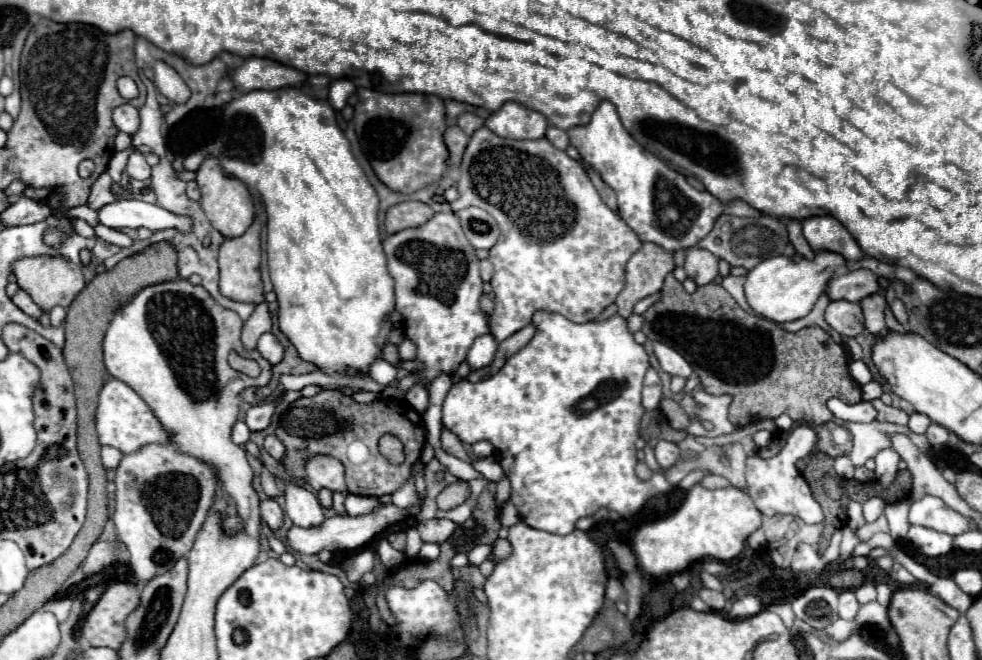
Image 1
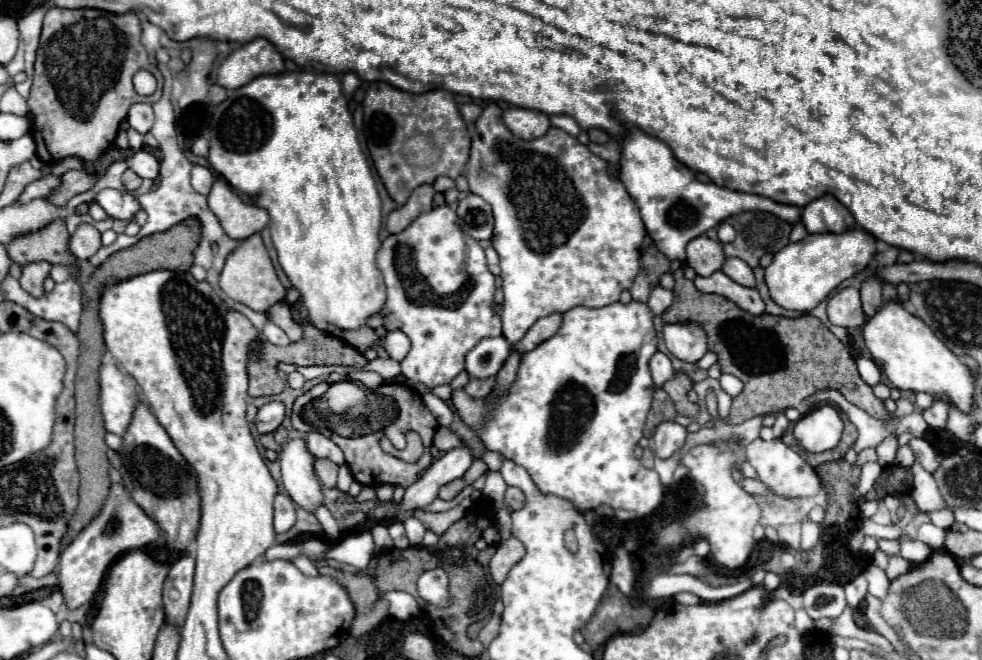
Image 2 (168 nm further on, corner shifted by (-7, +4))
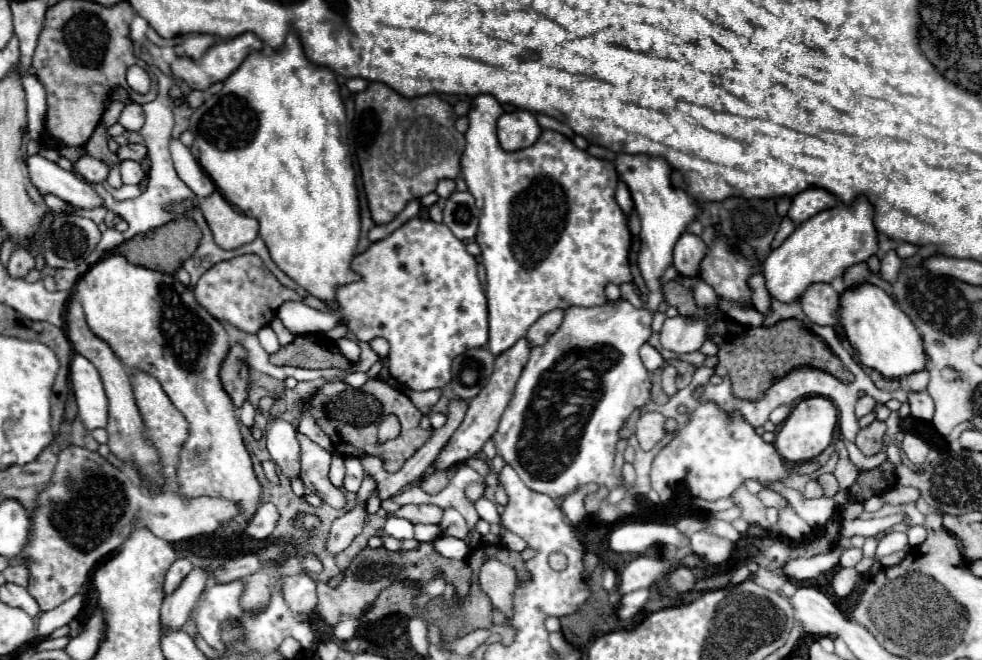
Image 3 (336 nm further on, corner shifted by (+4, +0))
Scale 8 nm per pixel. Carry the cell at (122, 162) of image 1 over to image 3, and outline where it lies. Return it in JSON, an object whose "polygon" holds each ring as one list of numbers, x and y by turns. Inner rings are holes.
{"polygon":[[129,102,129,104,125,106,125,110,121,112,121,116,119,116,119,124,121,124,125,130,129,130,129,132,139,132,141,126,143,126,143,122,145,122,143,110,141,110,141,106,135,104,135,102]]}

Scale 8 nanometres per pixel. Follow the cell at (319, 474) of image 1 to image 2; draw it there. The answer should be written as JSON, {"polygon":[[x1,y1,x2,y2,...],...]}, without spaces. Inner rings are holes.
{"polygon":[[308,432,306,434,306,442,310,446,310,452,316,456,316,458,330,458,334,460,336,464,344,464,344,454,342,450,330,440,326,438,324,434,320,432]]}

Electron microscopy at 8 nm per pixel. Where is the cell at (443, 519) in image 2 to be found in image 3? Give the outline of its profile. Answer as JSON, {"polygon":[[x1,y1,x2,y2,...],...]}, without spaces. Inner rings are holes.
{"polygon":[[401,506,395,516,407,518,413,524,441,524,443,512,439,506]]}

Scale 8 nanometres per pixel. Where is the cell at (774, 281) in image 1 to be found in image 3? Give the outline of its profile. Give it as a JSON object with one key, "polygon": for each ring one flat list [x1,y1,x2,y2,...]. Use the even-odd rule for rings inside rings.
{"polygon":[[857,198,851,206,837,204,831,210,823,210,799,224,795,232,773,250,763,262,765,286,771,298,791,304,799,300,799,294,813,282,833,282,843,276,853,264,865,262,877,252,877,230,873,226,873,208,867,198]]}

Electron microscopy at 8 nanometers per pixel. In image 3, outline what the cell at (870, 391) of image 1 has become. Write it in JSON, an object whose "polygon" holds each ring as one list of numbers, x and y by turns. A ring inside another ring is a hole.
{"polygon":[[863,396,863,398,859,398,859,400,857,400,857,406,855,406,857,416,861,418,861,416,869,414,869,412,875,408,875,404,877,404,877,400,871,398,871,396]]}

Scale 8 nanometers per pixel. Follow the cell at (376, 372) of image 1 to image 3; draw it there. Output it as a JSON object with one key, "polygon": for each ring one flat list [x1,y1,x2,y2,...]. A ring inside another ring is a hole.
{"polygon":[[341,338,341,340,337,340,337,346,339,346,339,350,343,352,343,356,345,356,349,362,357,362,357,360,359,360,359,346,357,346,353,340]]}

